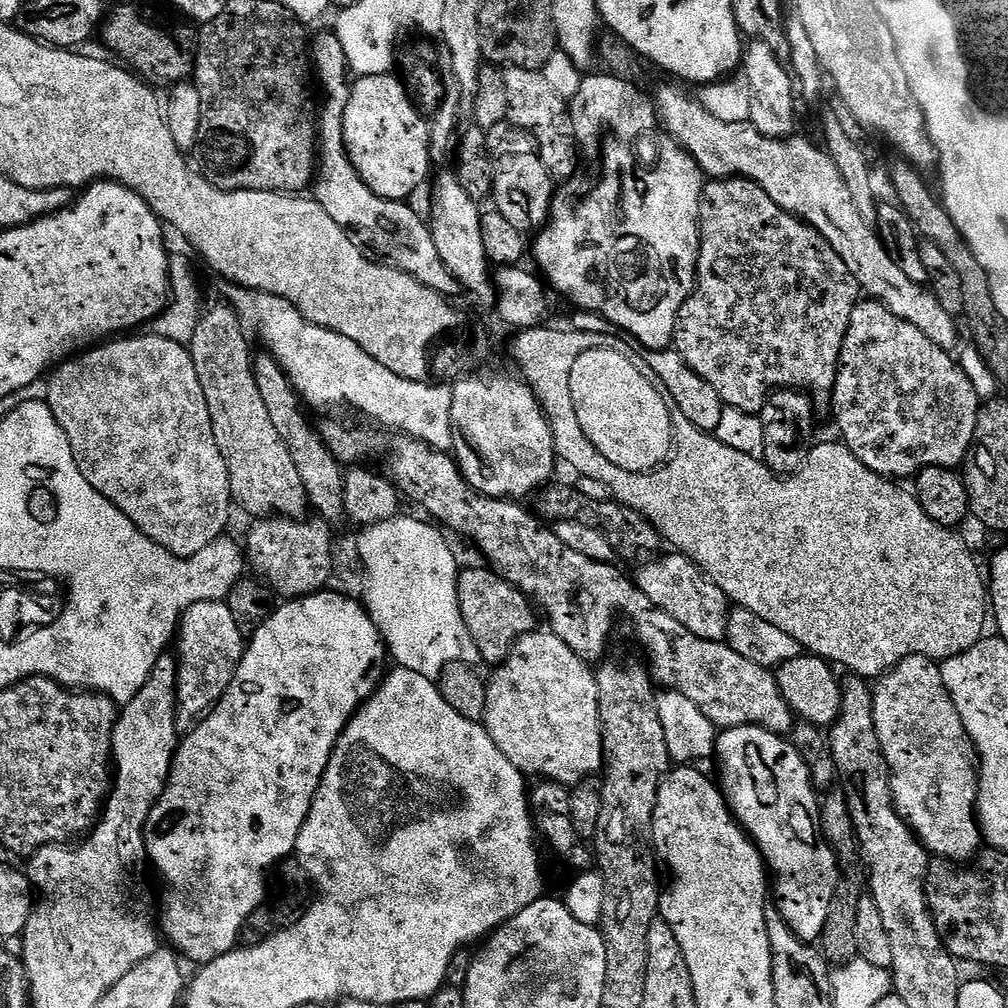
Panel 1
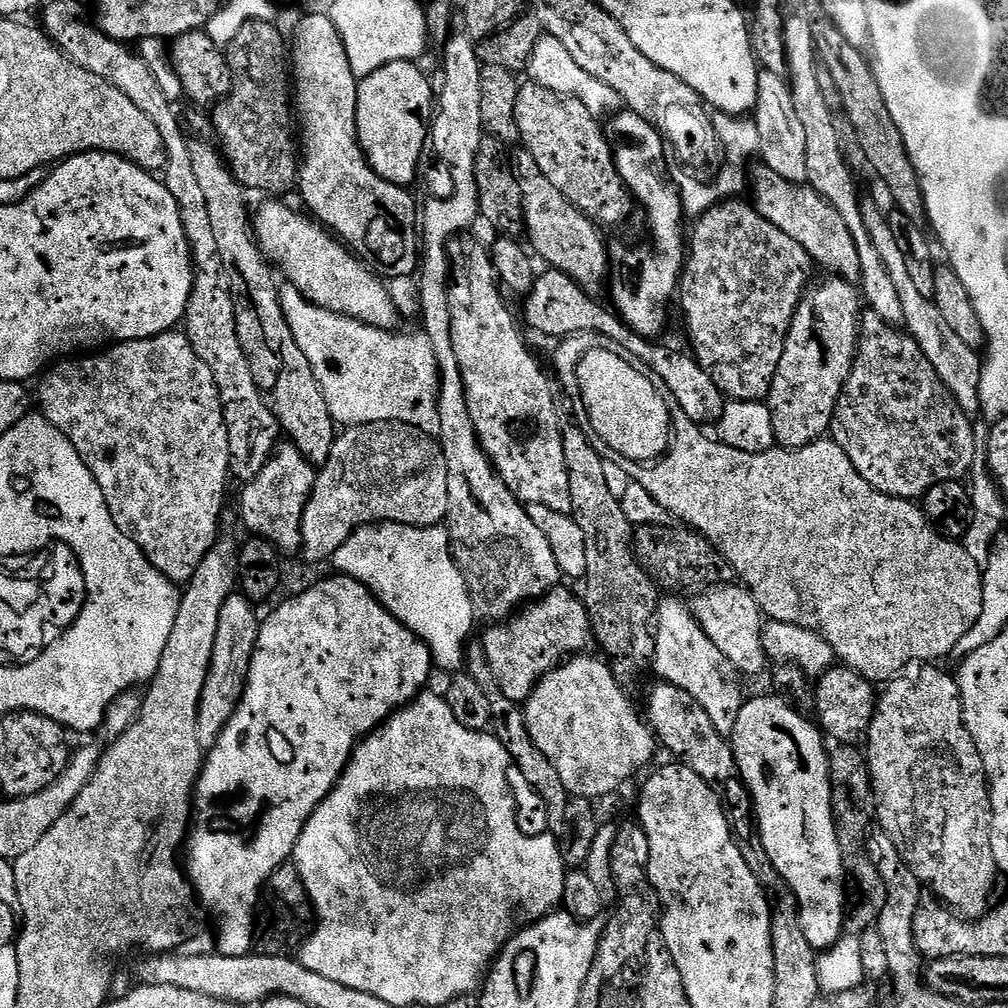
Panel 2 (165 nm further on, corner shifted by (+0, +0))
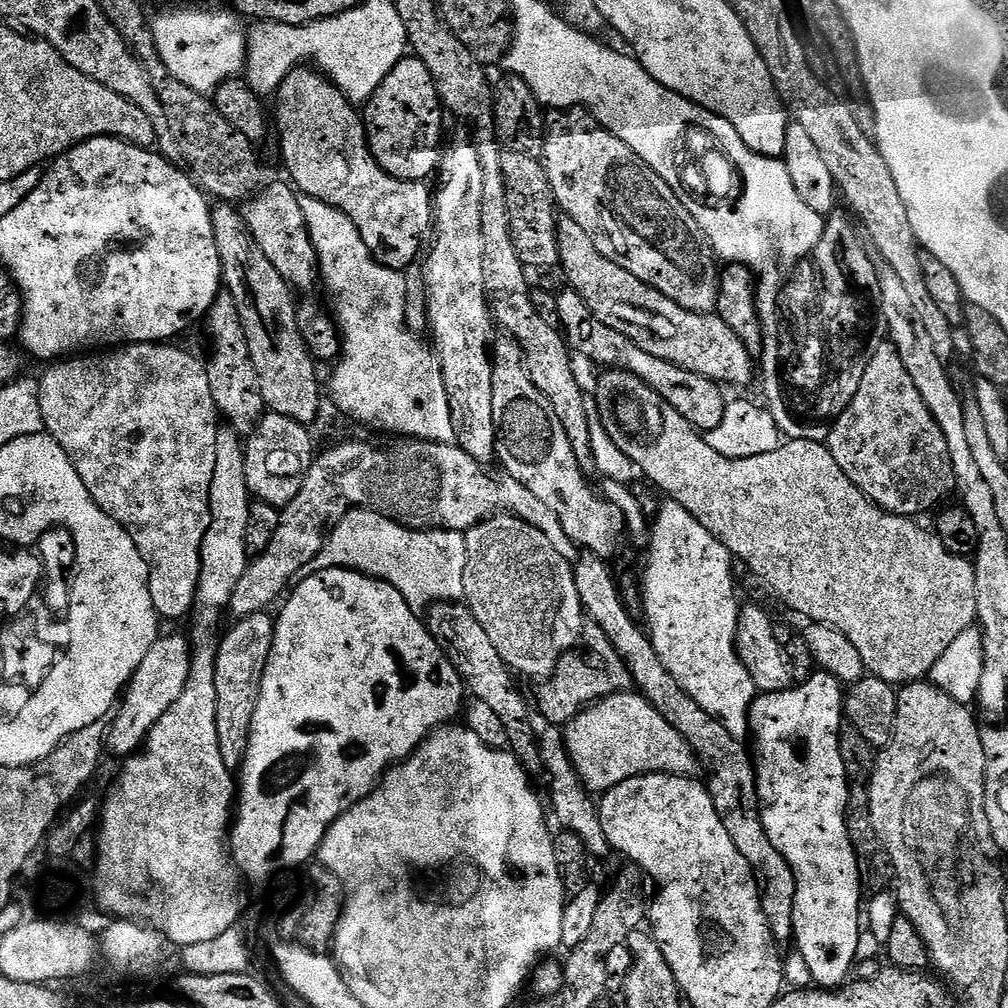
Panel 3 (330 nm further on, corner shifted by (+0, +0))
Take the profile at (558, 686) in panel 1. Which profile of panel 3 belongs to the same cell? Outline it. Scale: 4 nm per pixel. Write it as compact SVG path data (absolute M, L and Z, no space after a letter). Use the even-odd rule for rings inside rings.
M635 690L616 692L613 696L606 696L583 708L563 729L563 737L576 773L593 794L609 792L614 786L635 776L650 776L653 772L662 772L669 776L695 777L696 771L699 773L702 768L686 738L682 738L682 734L674 730L674 726L670 726L670 722L666 722L666 718L662 718L658 710L654 710L651 702Z

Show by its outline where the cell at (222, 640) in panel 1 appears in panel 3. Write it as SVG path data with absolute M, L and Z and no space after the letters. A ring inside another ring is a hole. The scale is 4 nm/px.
M267 611L255 612L249 616L237 619L235 621L236 625L229 630L228 633L223 633L222 639L219 641L220 649L216 655L216 721L218 722L218 742L222 746L222 762L226 762L226 766L230 769L236 770L243 765L248 753L248 738L254 732L251 728L252 720L256 719L256 707L258 706L258 698L260 697L260 683L264 678L264 667L268 664L268 655L272 649L272 635L277 625L274 623L273 617L272 620L268 617L269 613Z

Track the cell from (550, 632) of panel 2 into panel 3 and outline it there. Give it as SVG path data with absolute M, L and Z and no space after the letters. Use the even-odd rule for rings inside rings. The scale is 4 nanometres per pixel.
M592 626L586 632L586 644L592 647L589 656L579 656L579 651L565 652L564 656L556 663L555 673L547 677L546 682L540 688L536 700L540 703L540 712L549 725L566 726L590 704L603 700L606 696L613 696L616 692L627 692L633 687L632 675L618 650L610 646L606 634L602 630Z

